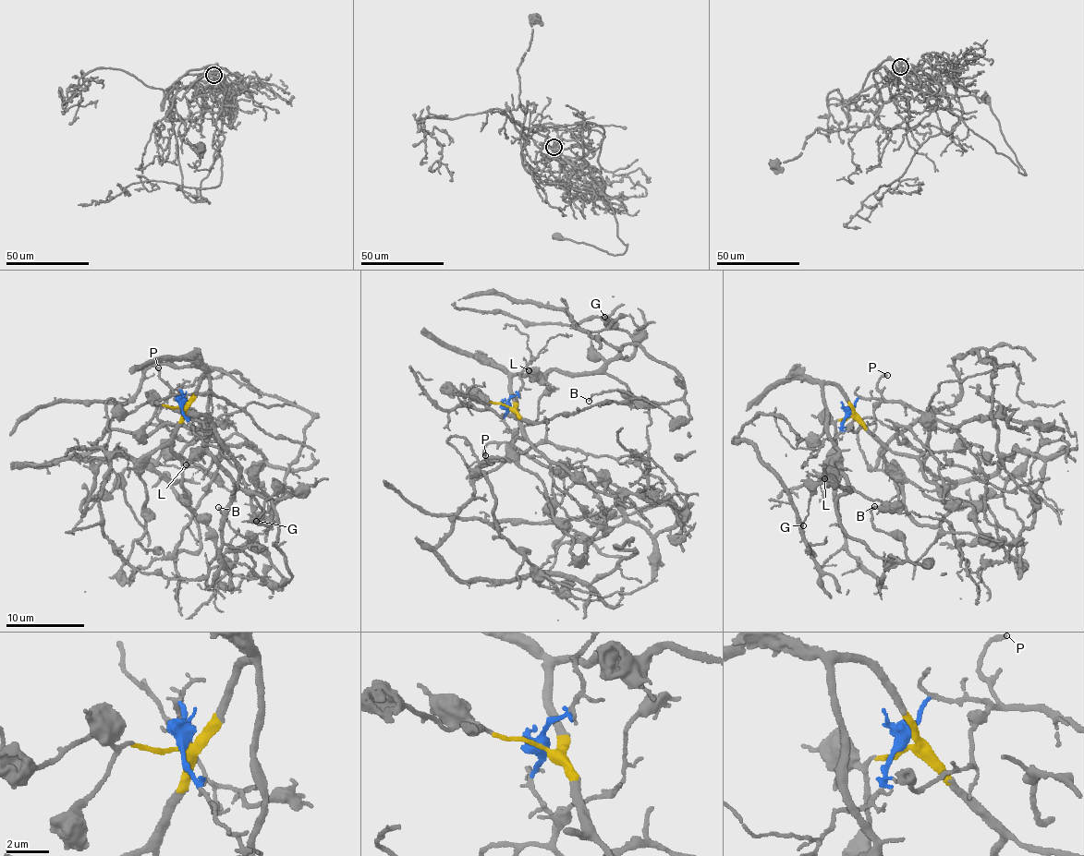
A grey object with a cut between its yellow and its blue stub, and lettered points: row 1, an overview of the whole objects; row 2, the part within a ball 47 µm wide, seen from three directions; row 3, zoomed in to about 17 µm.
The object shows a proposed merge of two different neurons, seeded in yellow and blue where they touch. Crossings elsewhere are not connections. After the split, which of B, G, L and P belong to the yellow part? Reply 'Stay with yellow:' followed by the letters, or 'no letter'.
Stay with yellow: B, G, L

